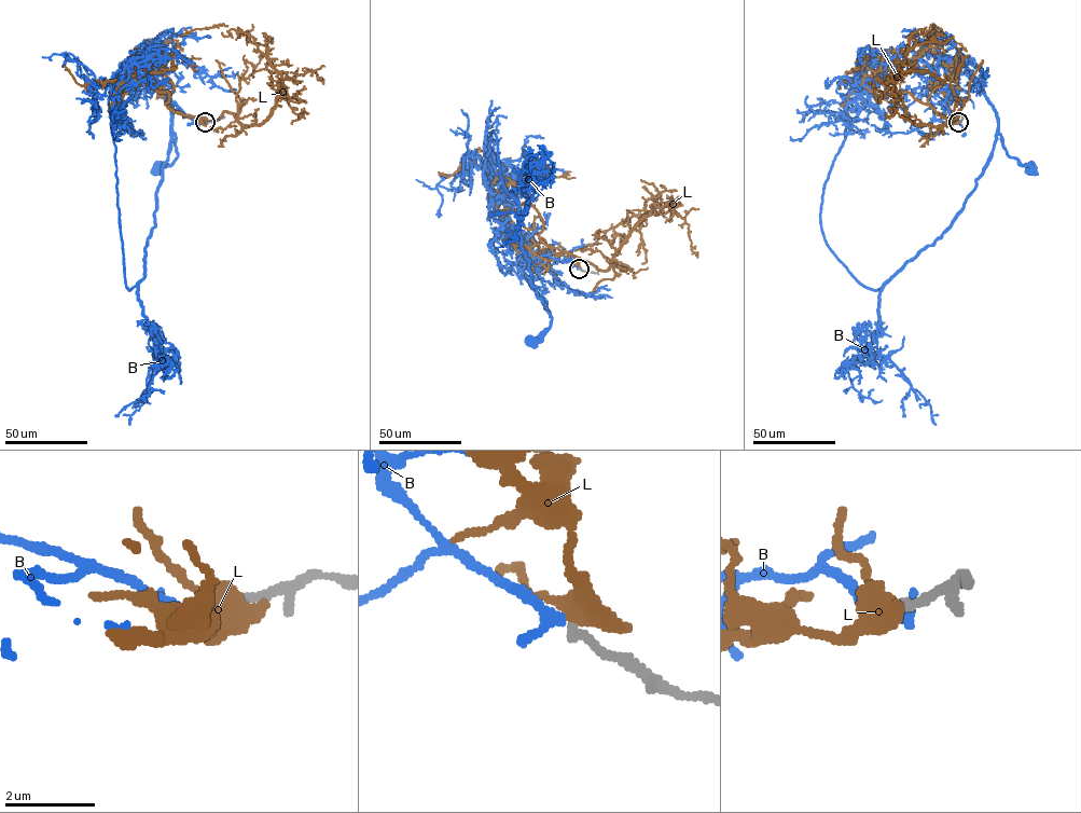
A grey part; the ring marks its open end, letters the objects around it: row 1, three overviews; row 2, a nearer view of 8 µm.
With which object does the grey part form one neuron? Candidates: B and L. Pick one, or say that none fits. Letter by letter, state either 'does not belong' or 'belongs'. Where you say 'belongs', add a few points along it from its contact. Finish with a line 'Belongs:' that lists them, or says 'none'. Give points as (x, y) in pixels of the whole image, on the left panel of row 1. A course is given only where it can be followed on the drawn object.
B: belongs | via (205, 122), (193, 120), (150, 87), (143, 69), (144, 61), (168, 100), (178, 154), (170, 165), (157, 170)
L: does not belong
Belongs: B

